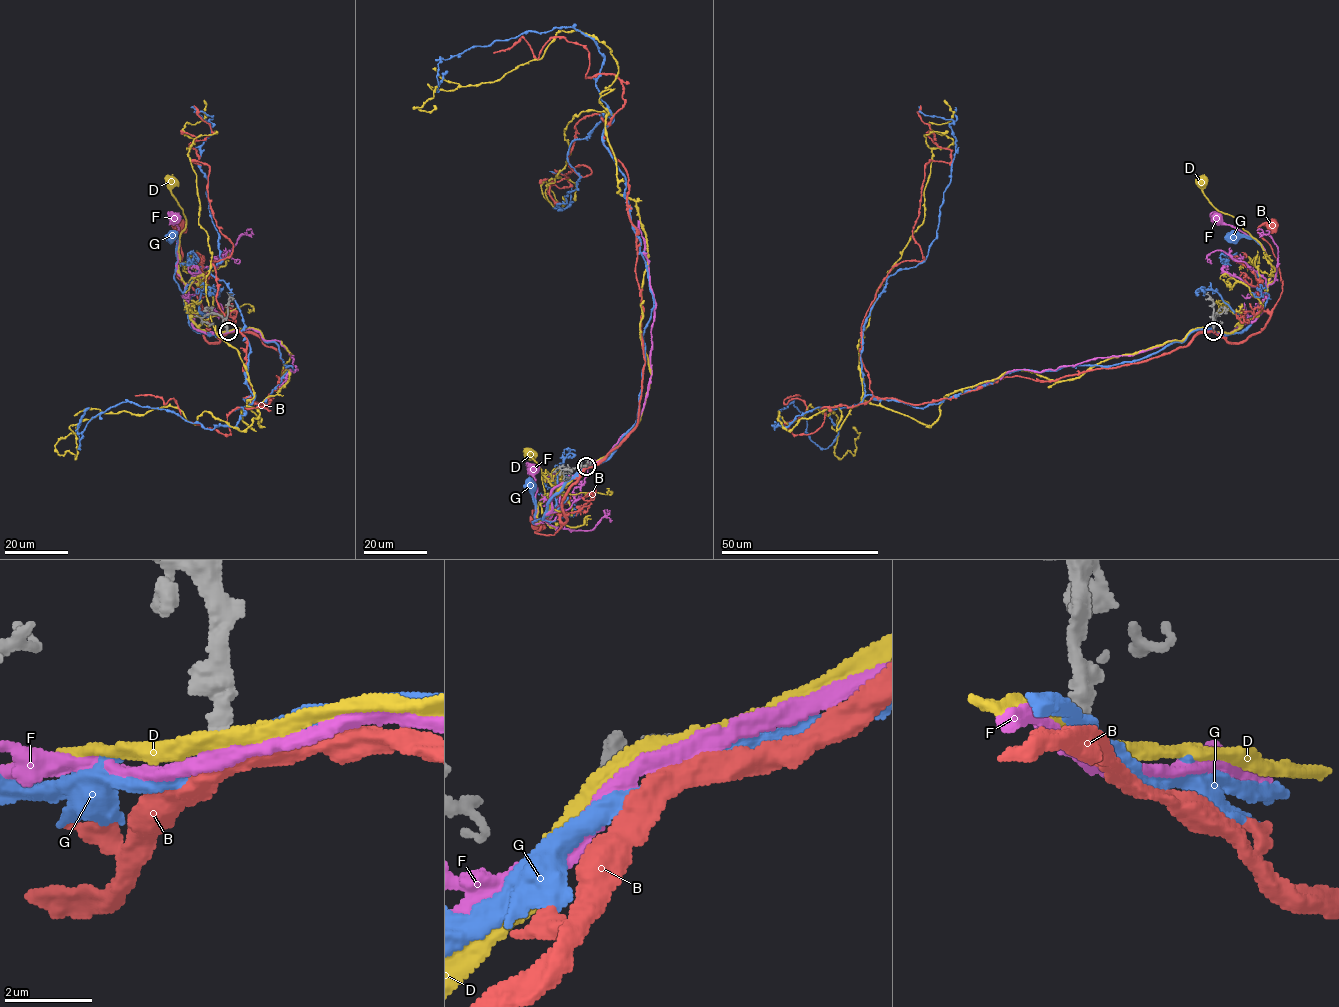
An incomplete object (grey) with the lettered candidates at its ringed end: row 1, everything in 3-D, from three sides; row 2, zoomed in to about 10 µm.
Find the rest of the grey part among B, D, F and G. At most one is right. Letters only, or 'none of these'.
B

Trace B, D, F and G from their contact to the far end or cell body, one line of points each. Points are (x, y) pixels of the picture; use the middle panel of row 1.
B: (586, 466), (562, 501), (563, 524), (553, 535), (538, 534), (540, 525), (533, 510), (539, 523)
D: (586, 466), (551, 498), (550, 510), (537, 524), (538, 502), (544, 490), (541, 468), (529, 452)
F: (586, 465), (551, 492), (551, 509), (543, 521), (536, 524), (533, 467)
G: (586, 466), (548, 502), (542, 519), (533, 523), (535, 508), (532, 494), (527, 487), (530, 485)

